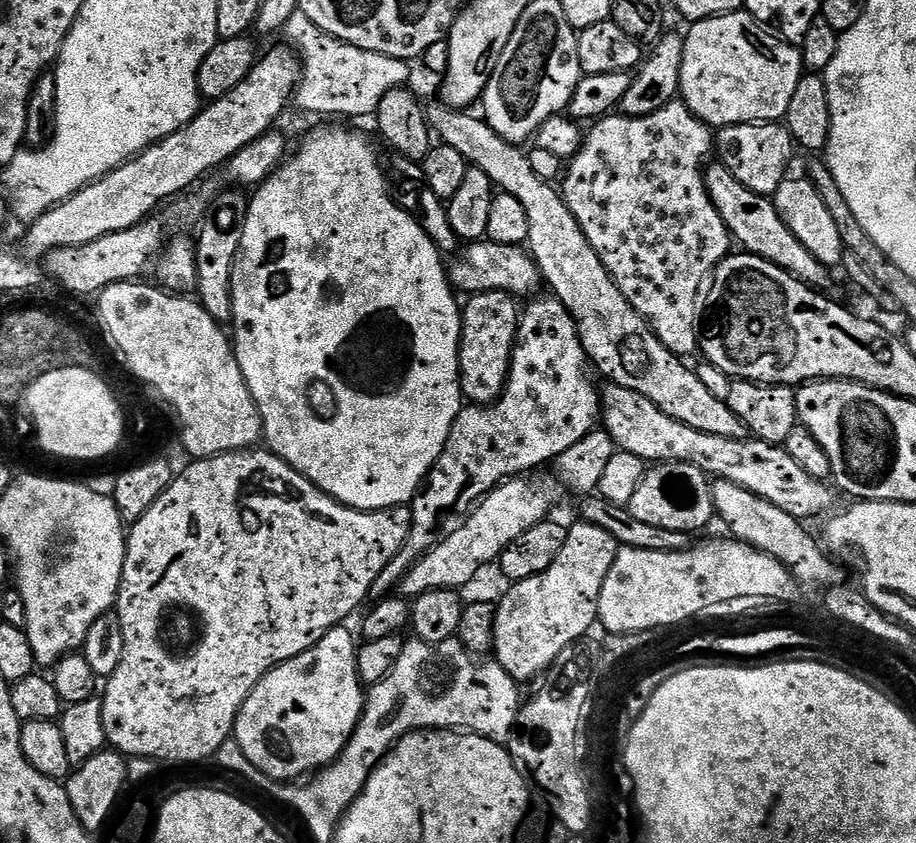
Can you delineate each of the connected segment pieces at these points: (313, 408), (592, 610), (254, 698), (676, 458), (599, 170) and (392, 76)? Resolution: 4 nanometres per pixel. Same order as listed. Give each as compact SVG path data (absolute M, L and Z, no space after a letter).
M324 122L321 128L308 132L304 141L295 148L285 159L279 168L274 169L267 178L251 193L248 201L248 217L242 230L242 246L238 250L238 258L234 262L234 274L232 275L232 319L230 321L230 339L232 348L236 351L238 366L242 370L242 378L246 378L246 386L254 398L254 402L260 411L260 417L264 423L262 433L263 439L268 440L267 447L280 456L290 467L298 470L314 486L318 486L327 496L334 498L339 504L345 504L348 508L357 508L359 512L377 512L383 508L398 508L411 505L420 491L422 485L427 481L429 472L432 471L436 460L444 453L446 438L450 438L450 430L458 418L462 407L462 393L460 391L460 317L462 315L462 304L454 291L446 271L446 264L443 264L440 249L434 246L434 242L422 230L420 221L410 212L404 212L398 207L395 199L390 195L390 184L386 179L386 172L380 169L380 156L376 148L360 132L352 128L339 128L339 123Z
M577 522L568 528L566 546L562 546L562 554L554 558L550 570L538 574L534 578L517 580L511 585L509 593L496 605L497 616L493 628L493 648L495 663L502 666L517 682L543 677L552 663L566 650L566 646L577 643L597 623L600 614L600 595L602 582L606 582L606 574L610 566L614 566L614 558L620 553L621 544L614 534L602 530L600 526Z
M344 626L331 628L313 648L306 650L302 654L298 654L294 658L290 658L286 662L282 662L277 668L271 668L258 682L258 686L254 686L254 690L248 695L246 702L242 706L242 710L238 714L234 729L236 744L242 750L242 754L245 758L262 774L269 776L273 782L296 782L301 778L307 777L309 774L315 773L321 768L327 768L328 765L333 764L335 760L340 757L340 751L344 749L346 742L354 734L354 730L358 726L360 715L364 713L366 688L365 685L360 682L358 666L356 665L356 654L358 651L357 641L352 641L352 636L346 629L347 627Z
M614 383L607 387L602 392L602 428L619 451L638 454L638 458L646 462L686 462L690 466L698 466L709 477L734 482L734 486L742 486L742 490L750 490L750 494L758 494L758 498L774 502L778 510L786 510L786 514L801 522L809 522L823 512L831 513L837 507L837 493L833 485L810 478L810 474L806 474L806 470L800 469L794 458L786 454L783 446L755 438L718 438L718 434L694 430L662 414L662 410L658 410L650 398L642 398L642 394L634 394Z
M679 98L671 100L666 106L662 106L662 110L654 110L654 114L646 114L645 116L609 114L607 116L601 116L589 128L592 129L589 132L587 129L580 149L577 150L571 160L567 161L566 171L562 176L562 181L564 180L564 188L562 187L564 202L570 210L570 214L578 222L582 234L586 234L586 238L590 242L592 249L596 251L598 258L602 262L602 266L606 266L606 270L612 275L612 281L618 286L618 290L622 290L626 302L630 302L630 306L634 306L634 310L638 315L652 327L656 337L674 355L681 358L688 358L688 355L692 351L695 353L698 348L698 321L702 316L702 289L705 287L706 281L711 277L716 267L729 256L734 248L734 241L728 235L728 227L722 222L718 210L714 210L714 204L710 202L708 191L704 185L704 167L706 161L709 159L707 156L709 155L711 157L714 152L713 129L709 128L707 124L703 124L686 107L684 101Z
M296 9L284 29L287 43L293 47L301 61L301 80L294 93L294 102L304 111L318 114L320 118L340 118L336 116L348 116L356 118L358 116L371 117L378 106L378 102L392 88L405 87L410 81L411 65L404 60L390 58L388 55L374 54L372 51L364 51L360 47L350 46L340 39L327 35L322 29L314 25L306 17L305 12Z

